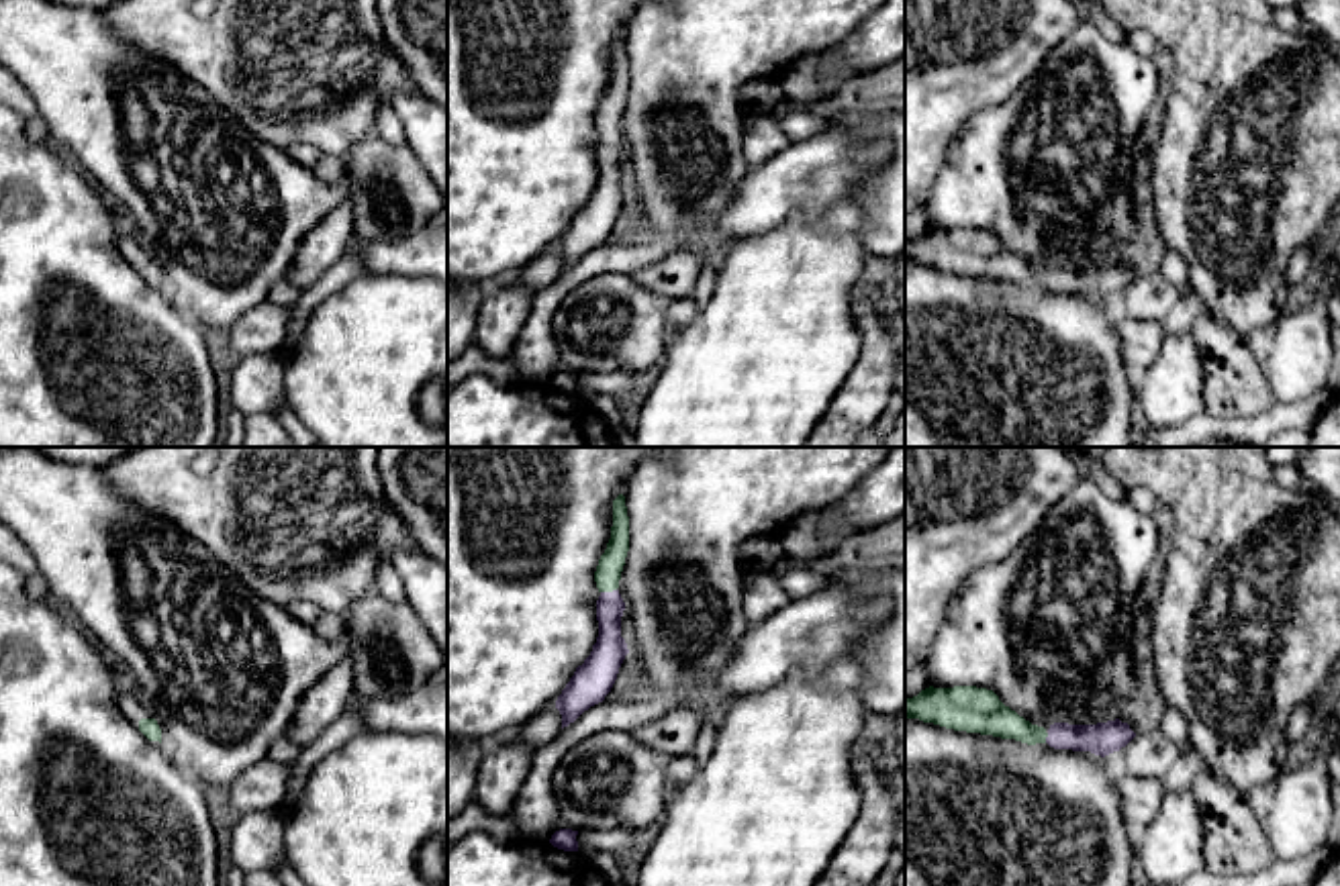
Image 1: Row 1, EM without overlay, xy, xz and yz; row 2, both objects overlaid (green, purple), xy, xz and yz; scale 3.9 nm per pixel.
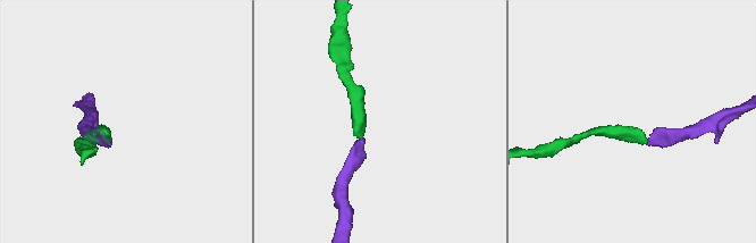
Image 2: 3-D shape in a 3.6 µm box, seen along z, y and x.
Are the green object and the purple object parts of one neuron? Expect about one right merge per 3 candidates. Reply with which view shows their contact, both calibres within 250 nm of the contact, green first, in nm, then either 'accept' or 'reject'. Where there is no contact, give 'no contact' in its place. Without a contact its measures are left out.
meets green in xz; 100 nm thick on the green side, 130 nm on the other; accept

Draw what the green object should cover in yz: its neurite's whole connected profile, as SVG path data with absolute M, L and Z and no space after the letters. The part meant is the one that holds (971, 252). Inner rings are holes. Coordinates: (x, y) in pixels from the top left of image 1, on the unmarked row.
M976 229L925 231L905 239L905 259L954 274L1015 282L1027 288L1048 286L1054 292L1109 298L1126 290L1136 276L1119 261L1097 267L1054 265L1046 274L1005 249L993 233Z

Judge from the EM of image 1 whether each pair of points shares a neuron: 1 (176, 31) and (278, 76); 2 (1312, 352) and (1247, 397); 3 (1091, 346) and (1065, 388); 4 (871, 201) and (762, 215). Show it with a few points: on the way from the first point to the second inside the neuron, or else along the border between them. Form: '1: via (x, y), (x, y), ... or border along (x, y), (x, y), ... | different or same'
1: via (201, 47), (254, 54) | same
2: border along (1261, 364), (1275, 401) | different
3: via (1081, 356), (1065, 372), (1065, 378) | same
4: via (844, 190), (789, 190) | same

